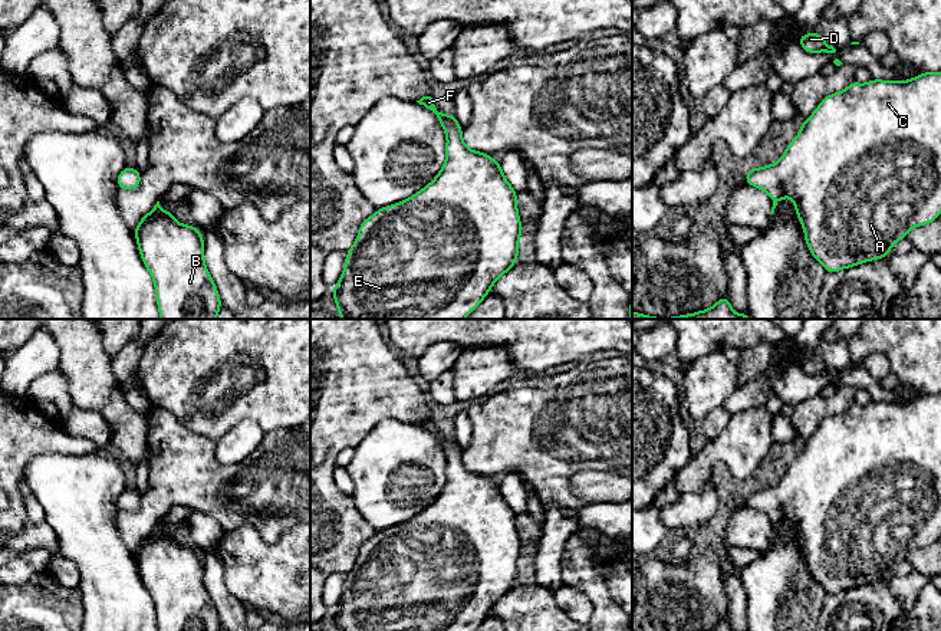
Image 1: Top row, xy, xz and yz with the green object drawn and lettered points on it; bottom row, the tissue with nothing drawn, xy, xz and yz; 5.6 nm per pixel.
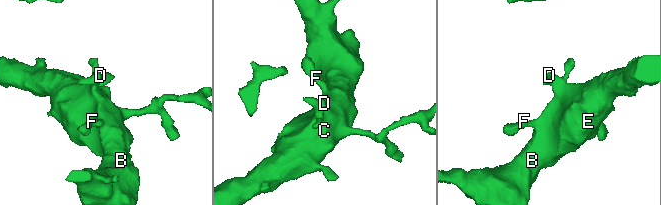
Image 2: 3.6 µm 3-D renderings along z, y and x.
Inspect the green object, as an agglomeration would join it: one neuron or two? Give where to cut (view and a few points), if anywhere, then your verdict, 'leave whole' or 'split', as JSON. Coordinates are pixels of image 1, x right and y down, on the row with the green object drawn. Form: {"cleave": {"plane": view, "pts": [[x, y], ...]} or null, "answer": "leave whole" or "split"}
{"cleave": null, "answer": "leave whole"}

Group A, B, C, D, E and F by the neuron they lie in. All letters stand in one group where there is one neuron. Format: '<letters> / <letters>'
A B C D E F

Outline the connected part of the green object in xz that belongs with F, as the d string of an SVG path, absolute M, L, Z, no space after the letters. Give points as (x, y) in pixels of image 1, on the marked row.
M431 96L417 101L431 111L447 135L445 162L437 177L408 200L378 208L365 218L345 269L330 290L342 319L464 319L490 293L499 277L516 266L522 223L517 193L506 180L500 161L465 147L461 125L450 112L441 114Z

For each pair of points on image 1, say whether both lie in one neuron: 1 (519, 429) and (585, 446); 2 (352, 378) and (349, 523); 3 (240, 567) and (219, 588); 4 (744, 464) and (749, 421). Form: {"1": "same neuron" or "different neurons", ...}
{"1": "same neuron", "2": "same neuron", "3": "different neurons", "4": "same neuron"}

